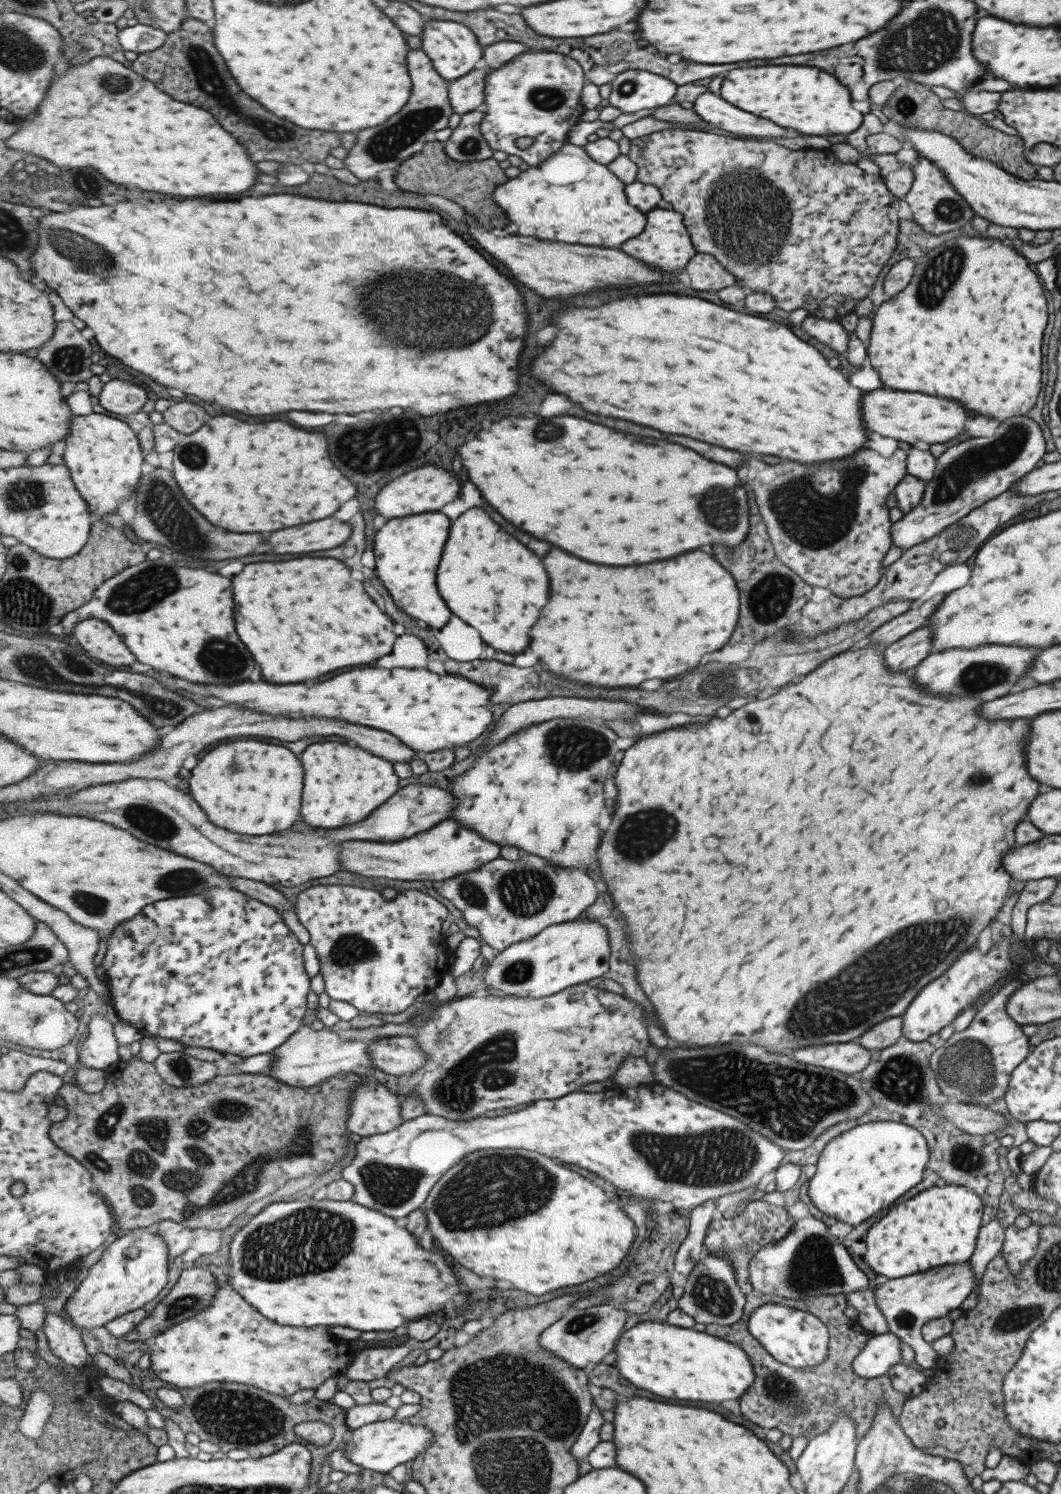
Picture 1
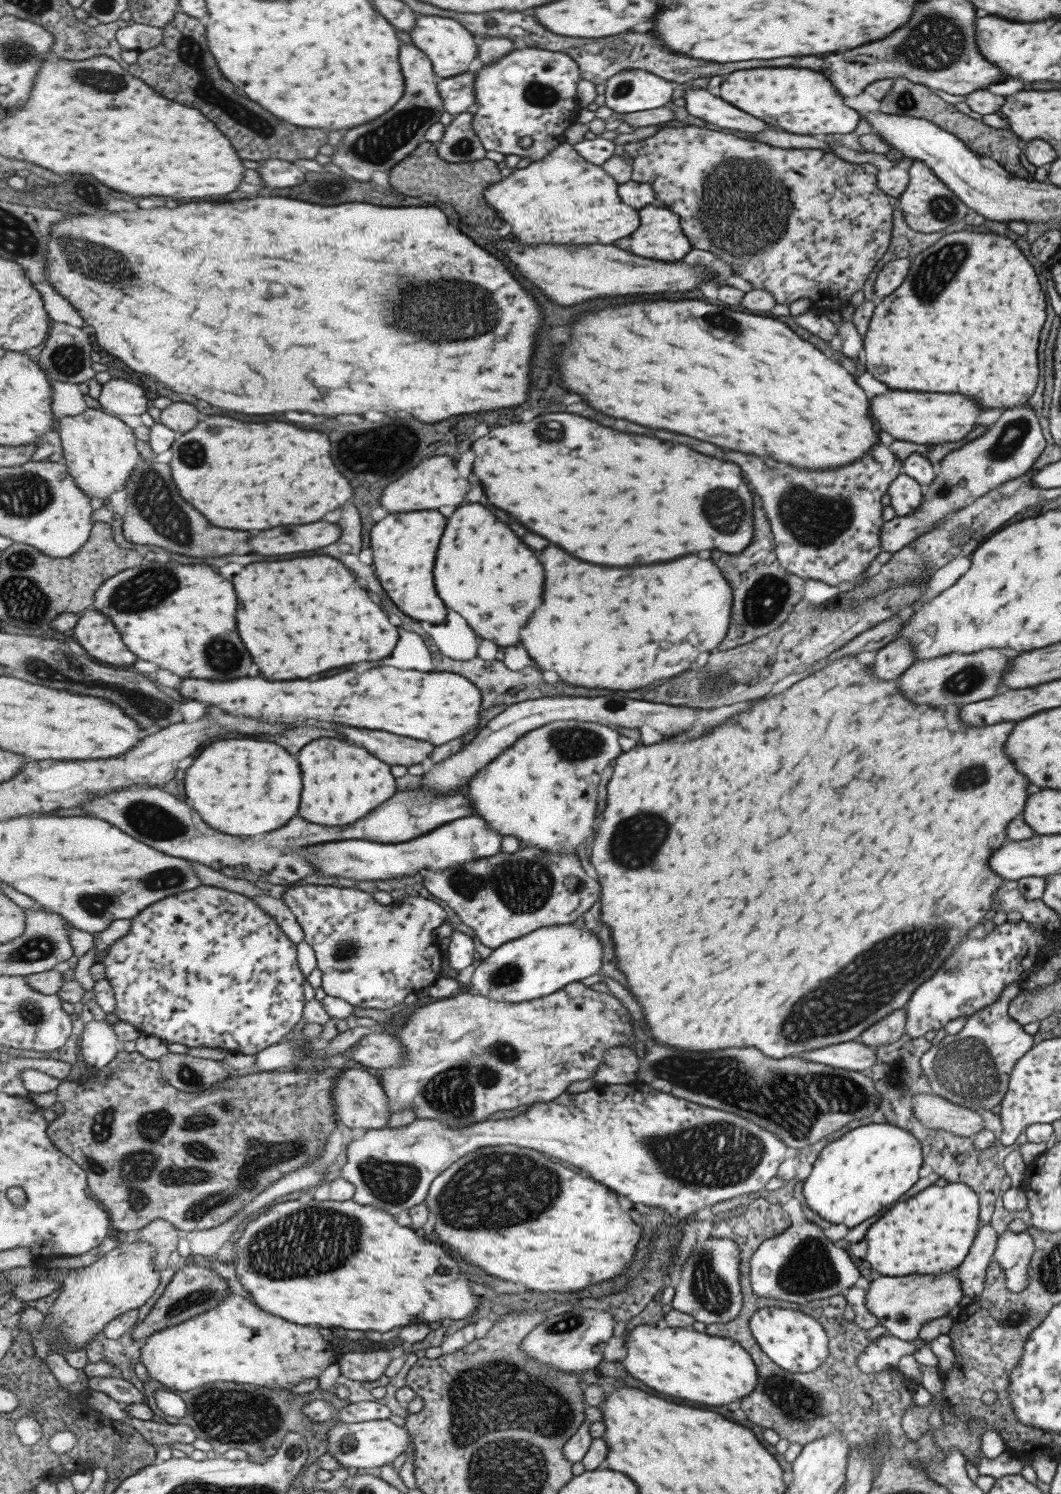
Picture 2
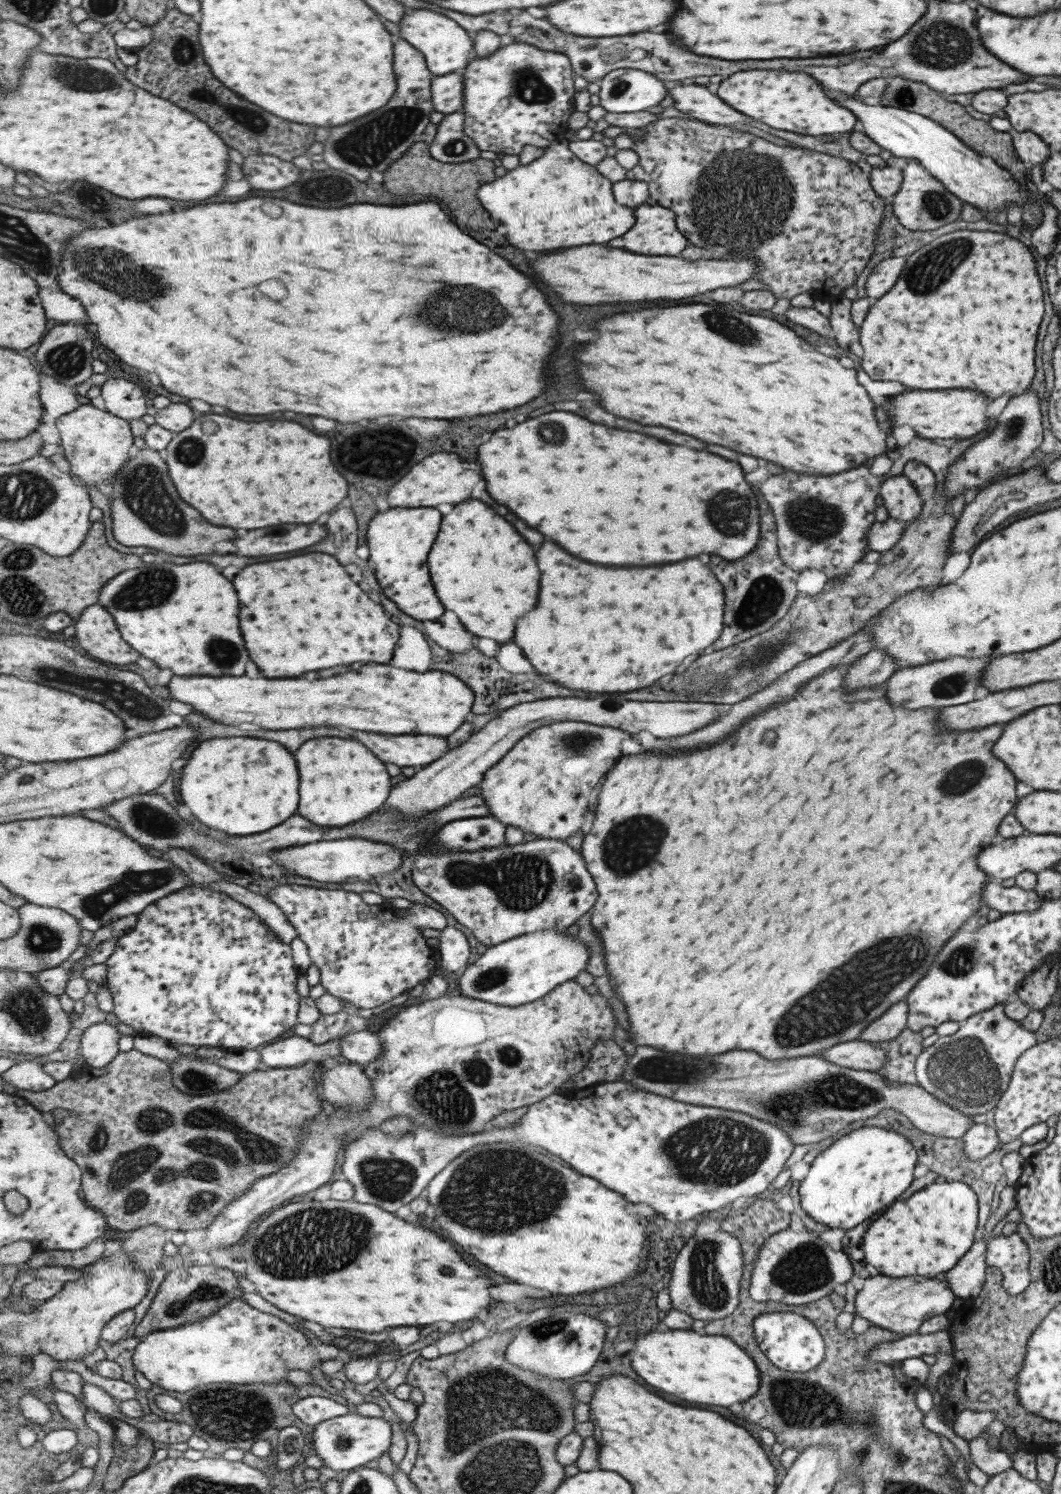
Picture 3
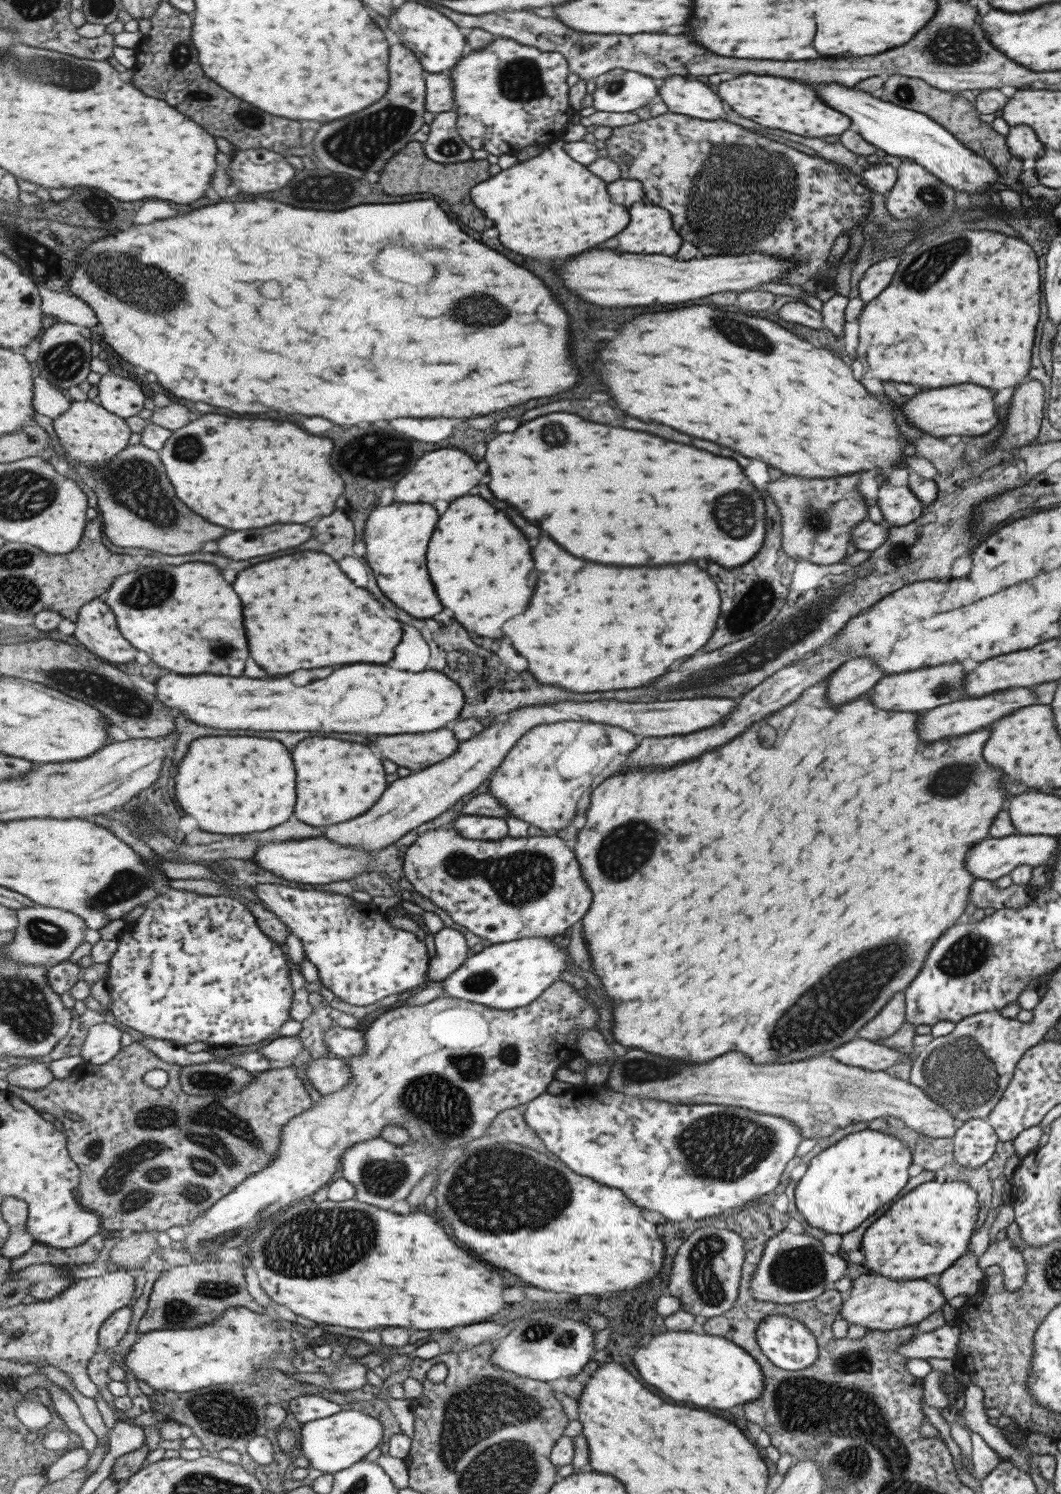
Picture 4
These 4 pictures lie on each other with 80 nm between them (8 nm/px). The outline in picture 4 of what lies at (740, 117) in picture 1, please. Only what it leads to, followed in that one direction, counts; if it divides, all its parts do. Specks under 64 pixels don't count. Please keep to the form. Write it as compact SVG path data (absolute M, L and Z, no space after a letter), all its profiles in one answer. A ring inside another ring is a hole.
M681 75L660 81L660 98L668 110L703 120L725 119L721 100L711 92L712 86Z

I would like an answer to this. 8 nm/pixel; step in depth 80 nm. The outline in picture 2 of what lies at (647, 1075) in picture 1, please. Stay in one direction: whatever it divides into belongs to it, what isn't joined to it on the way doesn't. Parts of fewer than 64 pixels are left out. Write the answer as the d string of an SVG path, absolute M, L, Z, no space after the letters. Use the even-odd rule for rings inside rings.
M613 1047L606 1050L604 1061L591 1076L598 1085L616 1085L638 1082L640 1056L631 1047Z

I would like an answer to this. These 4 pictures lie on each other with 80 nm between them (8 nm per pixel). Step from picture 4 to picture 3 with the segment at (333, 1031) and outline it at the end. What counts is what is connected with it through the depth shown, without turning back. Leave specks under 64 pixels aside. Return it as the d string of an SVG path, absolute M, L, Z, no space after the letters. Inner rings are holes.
M367 1030L348 1033L340 1040L340 1047L343 1057L359 1065L380 1060L384 1053L380 1035Z

